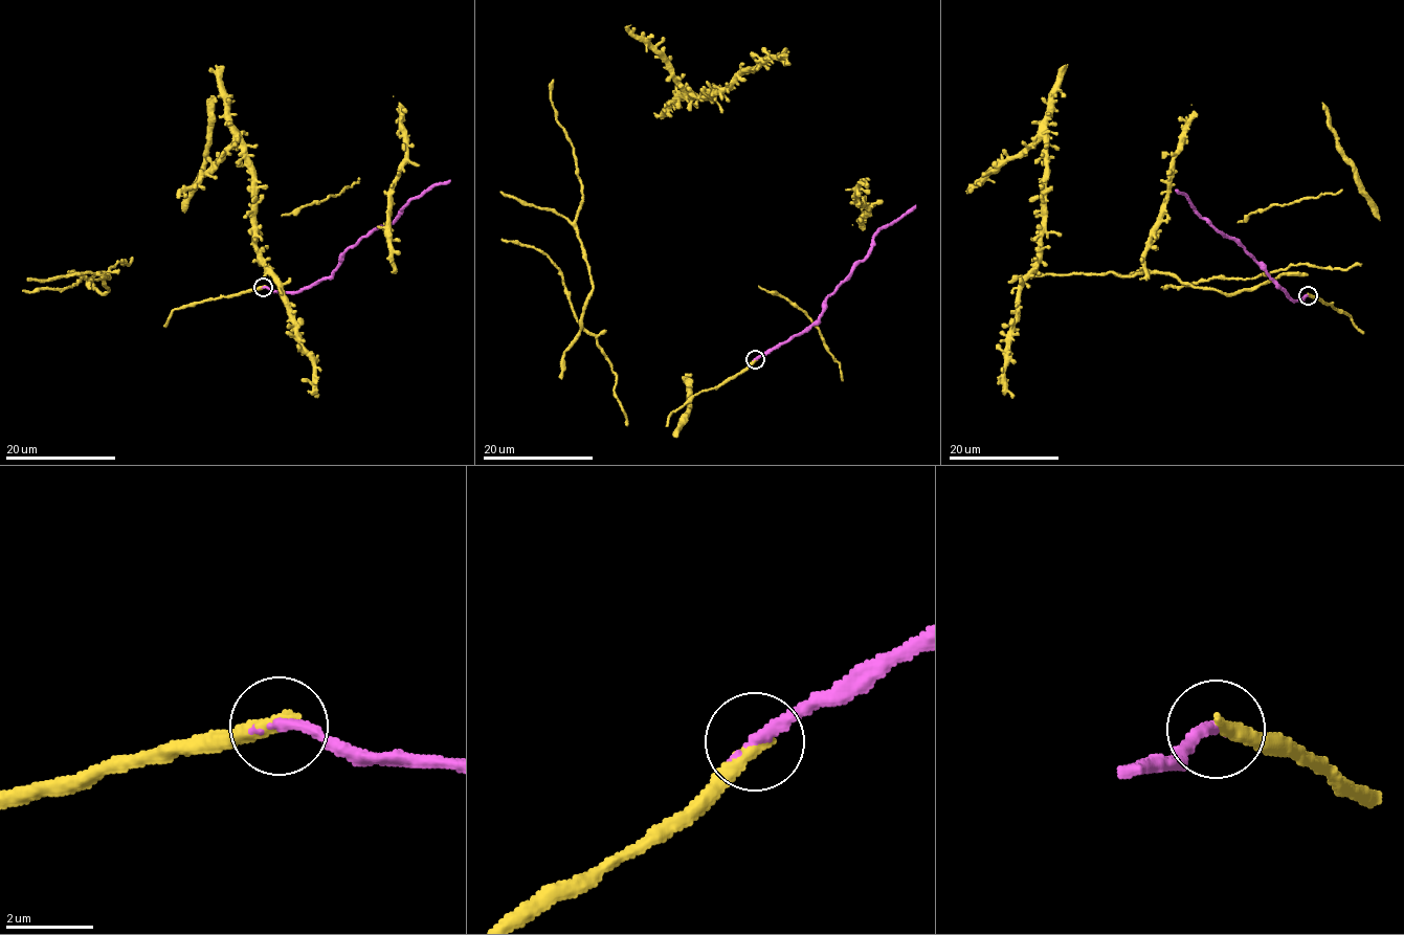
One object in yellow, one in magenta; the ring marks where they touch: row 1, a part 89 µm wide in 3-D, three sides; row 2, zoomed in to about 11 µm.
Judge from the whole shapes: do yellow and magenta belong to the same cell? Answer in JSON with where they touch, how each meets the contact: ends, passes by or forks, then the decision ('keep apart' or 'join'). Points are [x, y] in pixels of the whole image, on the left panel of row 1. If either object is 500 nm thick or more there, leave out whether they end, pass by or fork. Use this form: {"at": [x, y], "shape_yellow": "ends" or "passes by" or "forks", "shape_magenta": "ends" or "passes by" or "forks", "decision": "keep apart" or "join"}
{"at": [263, 287], "shape_yellow": "ends", "shape_magenta": "ends", "decision": "join"}

